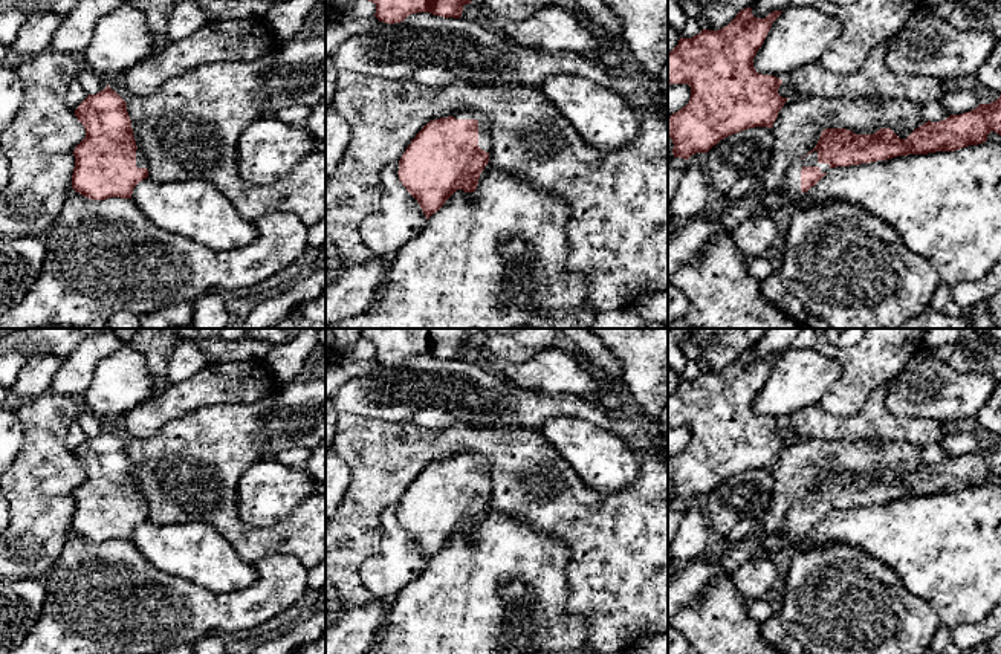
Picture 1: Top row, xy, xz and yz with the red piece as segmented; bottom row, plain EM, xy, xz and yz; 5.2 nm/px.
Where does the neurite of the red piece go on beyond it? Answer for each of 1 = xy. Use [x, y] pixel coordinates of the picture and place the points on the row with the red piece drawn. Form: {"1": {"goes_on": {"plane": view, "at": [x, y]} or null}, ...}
{"1": {"goes_on": {"plane": "xy", "at": [141, 161]}}}

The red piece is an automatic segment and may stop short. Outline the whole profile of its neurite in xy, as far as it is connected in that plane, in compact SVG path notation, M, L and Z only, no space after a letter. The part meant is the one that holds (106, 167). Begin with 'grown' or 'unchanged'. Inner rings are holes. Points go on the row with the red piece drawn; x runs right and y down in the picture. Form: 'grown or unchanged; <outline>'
grown; M107 84L75 110L86 138L73 150L72 188L87 199L131 199L134 186L148 177L148 162L136 147L125 105Z

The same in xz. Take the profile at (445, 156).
grown; M465 110L429 121L402 154L399 180L428 220L457 189L477 189L491 148L483 112Z

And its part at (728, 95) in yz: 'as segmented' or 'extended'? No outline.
as segmented

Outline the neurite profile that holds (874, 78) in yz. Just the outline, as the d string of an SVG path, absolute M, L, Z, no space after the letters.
M889 40L876 46L856 73L831 73L819 63L796 69L782 78L790 96L859 96L909 99L918 104L940 101L948 83L923 75L897 75L886 64Z

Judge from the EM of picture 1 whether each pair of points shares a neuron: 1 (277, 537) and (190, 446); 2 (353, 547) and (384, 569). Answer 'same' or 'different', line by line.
1: same
2: different

